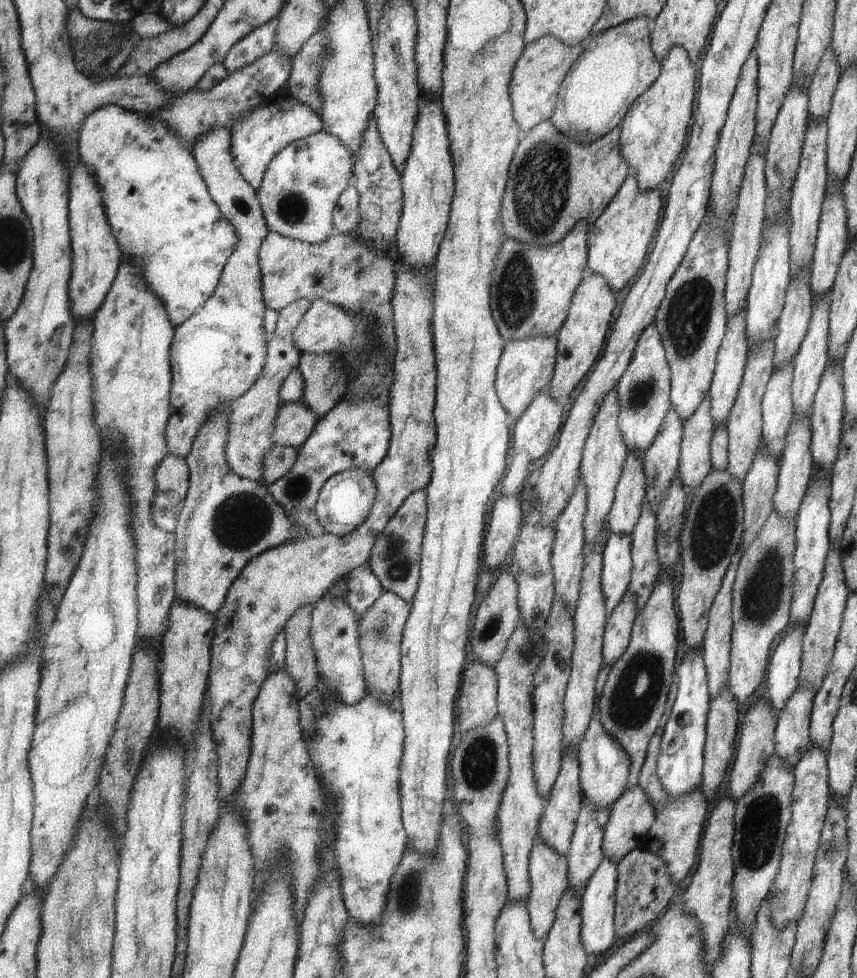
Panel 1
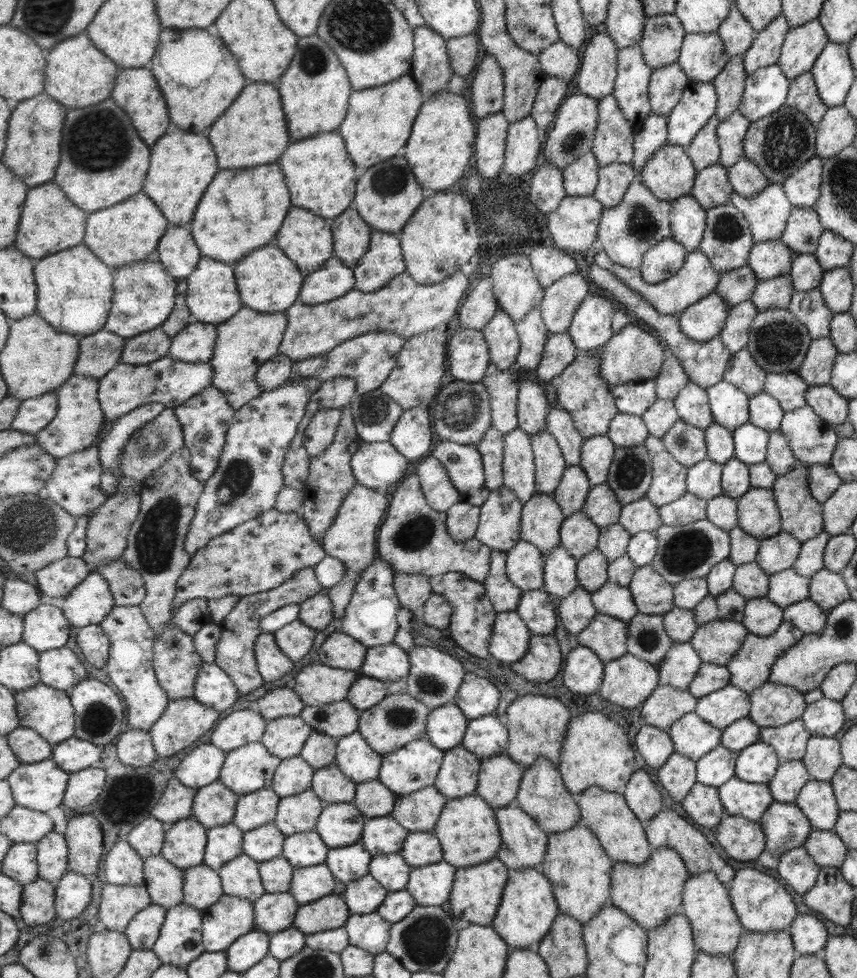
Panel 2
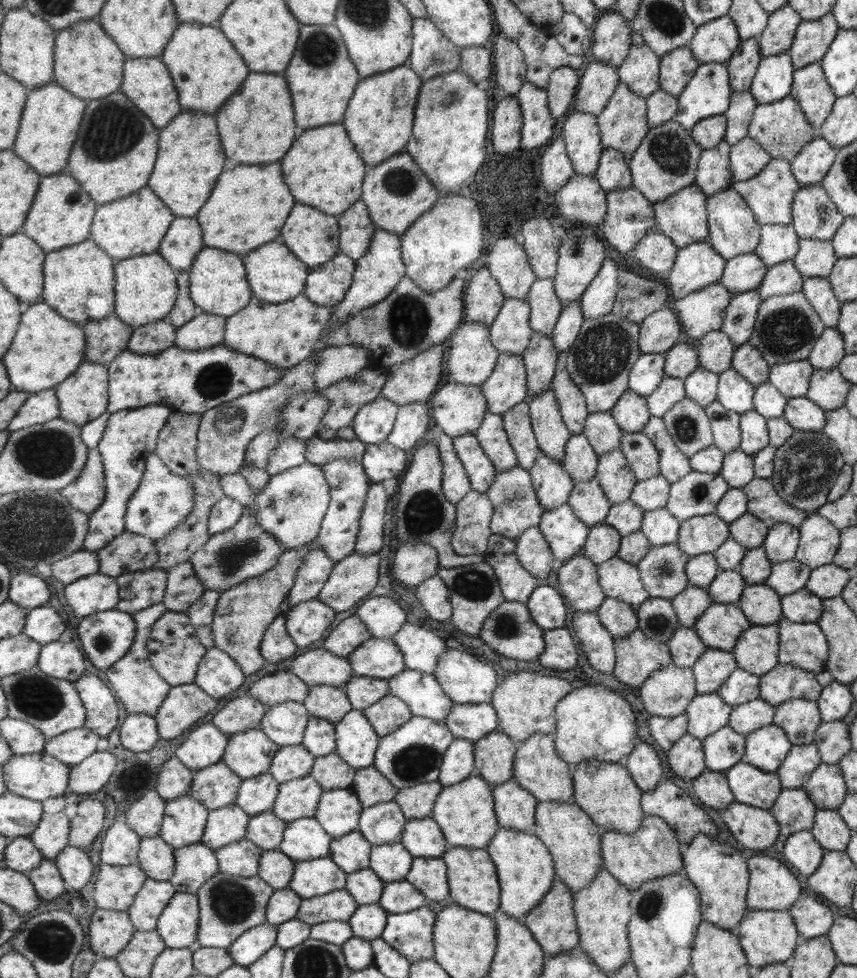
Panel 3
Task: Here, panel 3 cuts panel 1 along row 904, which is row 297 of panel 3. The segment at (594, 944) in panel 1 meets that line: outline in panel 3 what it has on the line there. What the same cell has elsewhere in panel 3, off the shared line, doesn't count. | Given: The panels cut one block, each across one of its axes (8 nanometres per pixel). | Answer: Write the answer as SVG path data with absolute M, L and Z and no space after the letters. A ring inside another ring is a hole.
M609 255L593 280L592 286L589 286L580 300L584 317L591 320L613 313L619 290L620 269L617 268L616 259L613 260L613 256L611 258Z

